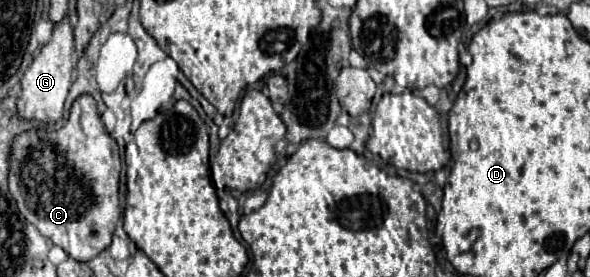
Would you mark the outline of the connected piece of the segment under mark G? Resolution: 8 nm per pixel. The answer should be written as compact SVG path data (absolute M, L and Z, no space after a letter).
M71 17L61 19L53 25L51 39L41 47L35 61L27 67L21 85L23 95L17 101L19 115L23 119L39 119L45 123L55 123L63 115L63 103L71 87L71 73L75 67L75 45L73 45L73 23Z

